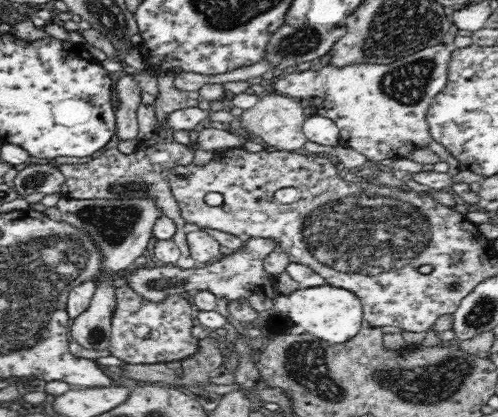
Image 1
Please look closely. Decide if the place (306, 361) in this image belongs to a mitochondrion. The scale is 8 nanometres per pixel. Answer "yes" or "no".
yes

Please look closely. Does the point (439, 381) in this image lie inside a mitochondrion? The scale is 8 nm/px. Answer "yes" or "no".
yes

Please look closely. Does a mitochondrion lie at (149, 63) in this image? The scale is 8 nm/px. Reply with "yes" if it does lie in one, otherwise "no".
no

